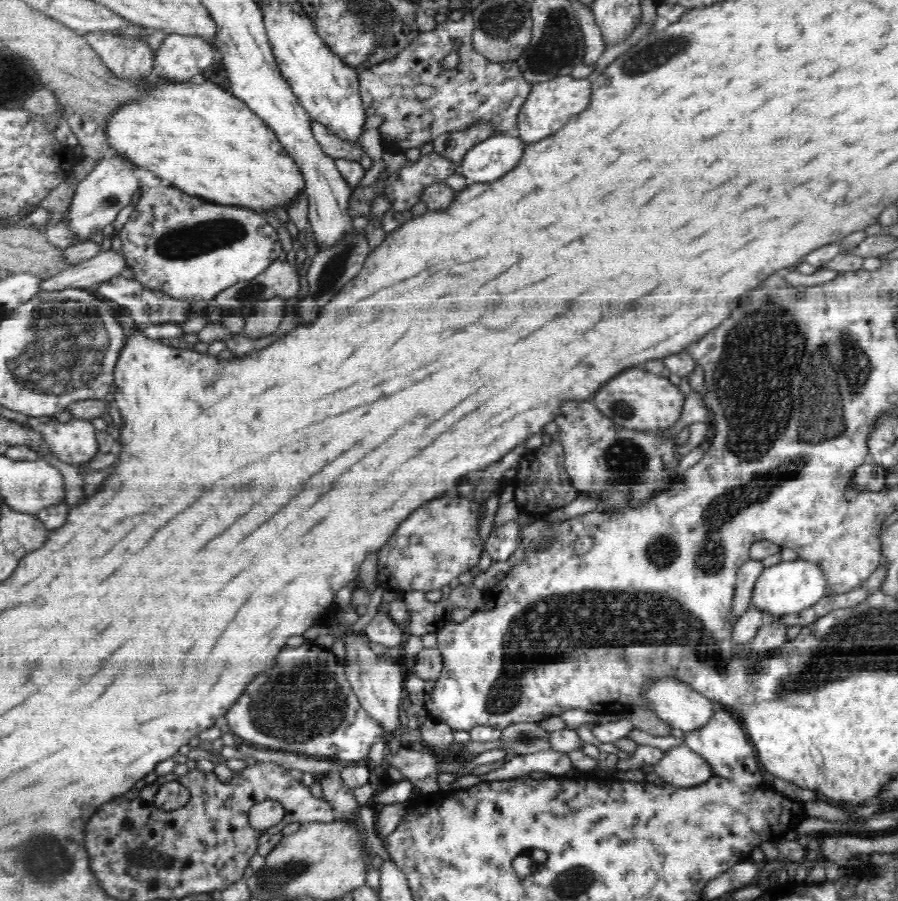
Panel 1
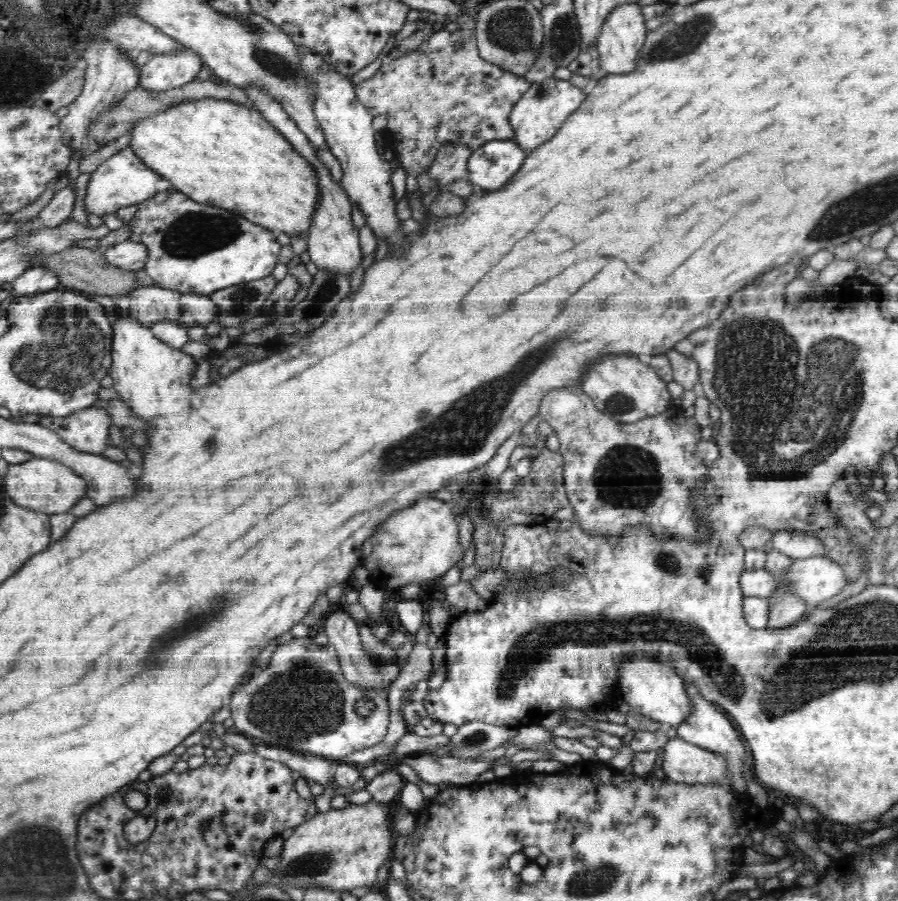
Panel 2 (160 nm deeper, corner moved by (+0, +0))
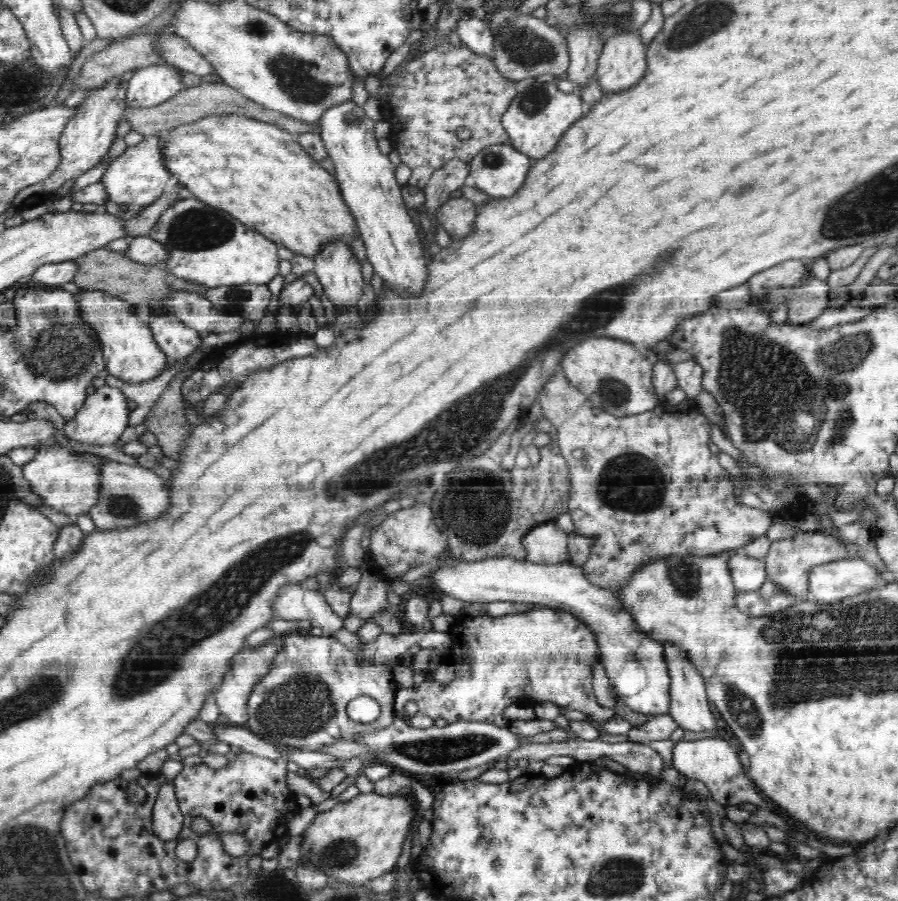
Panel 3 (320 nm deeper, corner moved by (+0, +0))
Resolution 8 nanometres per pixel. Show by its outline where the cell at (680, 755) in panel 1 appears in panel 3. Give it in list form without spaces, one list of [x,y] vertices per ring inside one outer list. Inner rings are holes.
[[[720,737],[702,738],[697,740],[678,740],[673,748],[673,766],[686,776],[701,780],[708,787],[711,796],[716,802],[725,806],[741,805],[750,802],[758,807],[776,814],[771,800],[766,800],[750,785],[750,779],[744,772],[743,762],[736,750],[732,748],[728,740]]]

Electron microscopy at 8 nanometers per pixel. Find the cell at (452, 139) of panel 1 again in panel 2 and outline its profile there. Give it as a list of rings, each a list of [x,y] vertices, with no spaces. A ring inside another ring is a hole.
[[[446,144],[438,150],[431,164],[428,176],[437,180],[442,189],[456,180],[469,180],[467,164],[473,149],[461,144]]]

